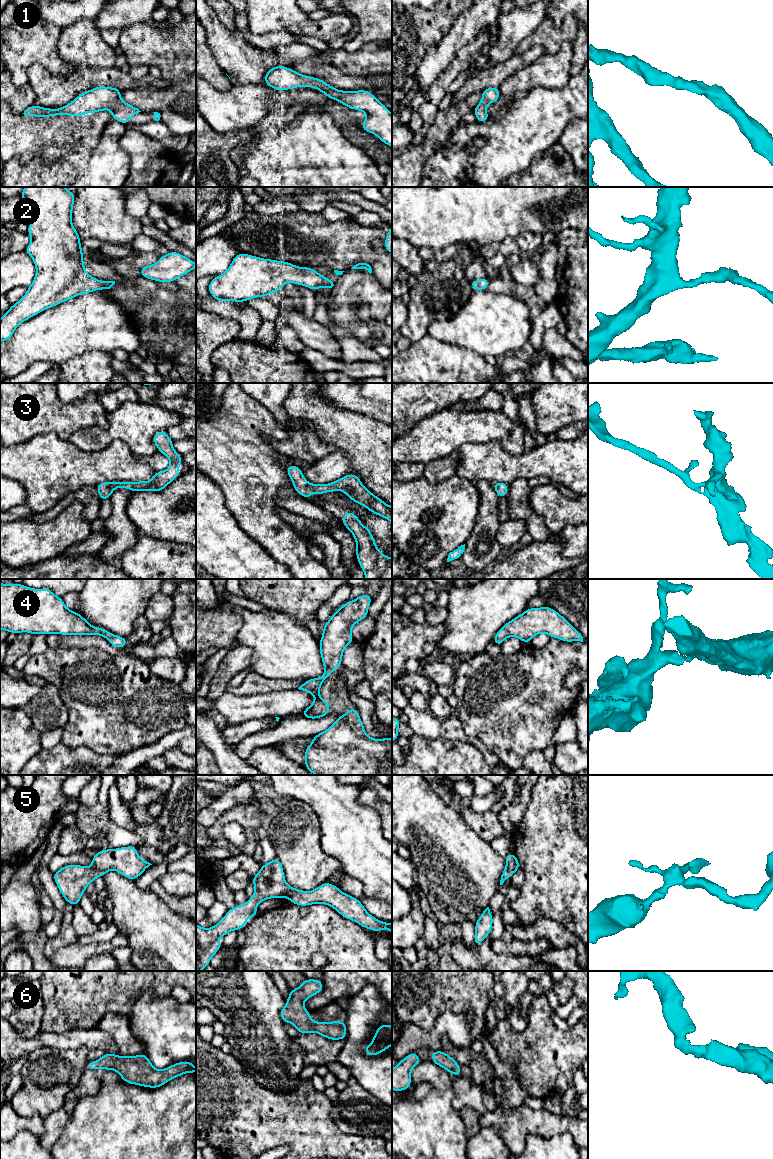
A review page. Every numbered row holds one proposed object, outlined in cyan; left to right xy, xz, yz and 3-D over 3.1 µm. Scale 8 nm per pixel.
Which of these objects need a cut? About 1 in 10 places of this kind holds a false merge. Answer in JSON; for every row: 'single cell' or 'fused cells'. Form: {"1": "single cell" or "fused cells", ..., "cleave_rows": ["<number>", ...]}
{"1": "single cell", "2": "single cell", "3": "single cell", "4": "single cell", "5": "single cell", "6": "single cell", "cleave_rows": []}

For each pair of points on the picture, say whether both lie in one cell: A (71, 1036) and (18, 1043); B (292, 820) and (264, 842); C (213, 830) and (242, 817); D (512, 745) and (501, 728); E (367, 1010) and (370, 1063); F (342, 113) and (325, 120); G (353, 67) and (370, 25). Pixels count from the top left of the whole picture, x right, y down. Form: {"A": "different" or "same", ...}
{"A": "same", "B": "different", "C": "same", "D": "same", "E": "same", "F": "different", "G": "different"}

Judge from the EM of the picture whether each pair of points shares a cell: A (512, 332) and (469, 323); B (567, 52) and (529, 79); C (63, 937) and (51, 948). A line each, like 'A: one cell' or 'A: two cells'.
A: one cell
B: one cell
C: one cell

